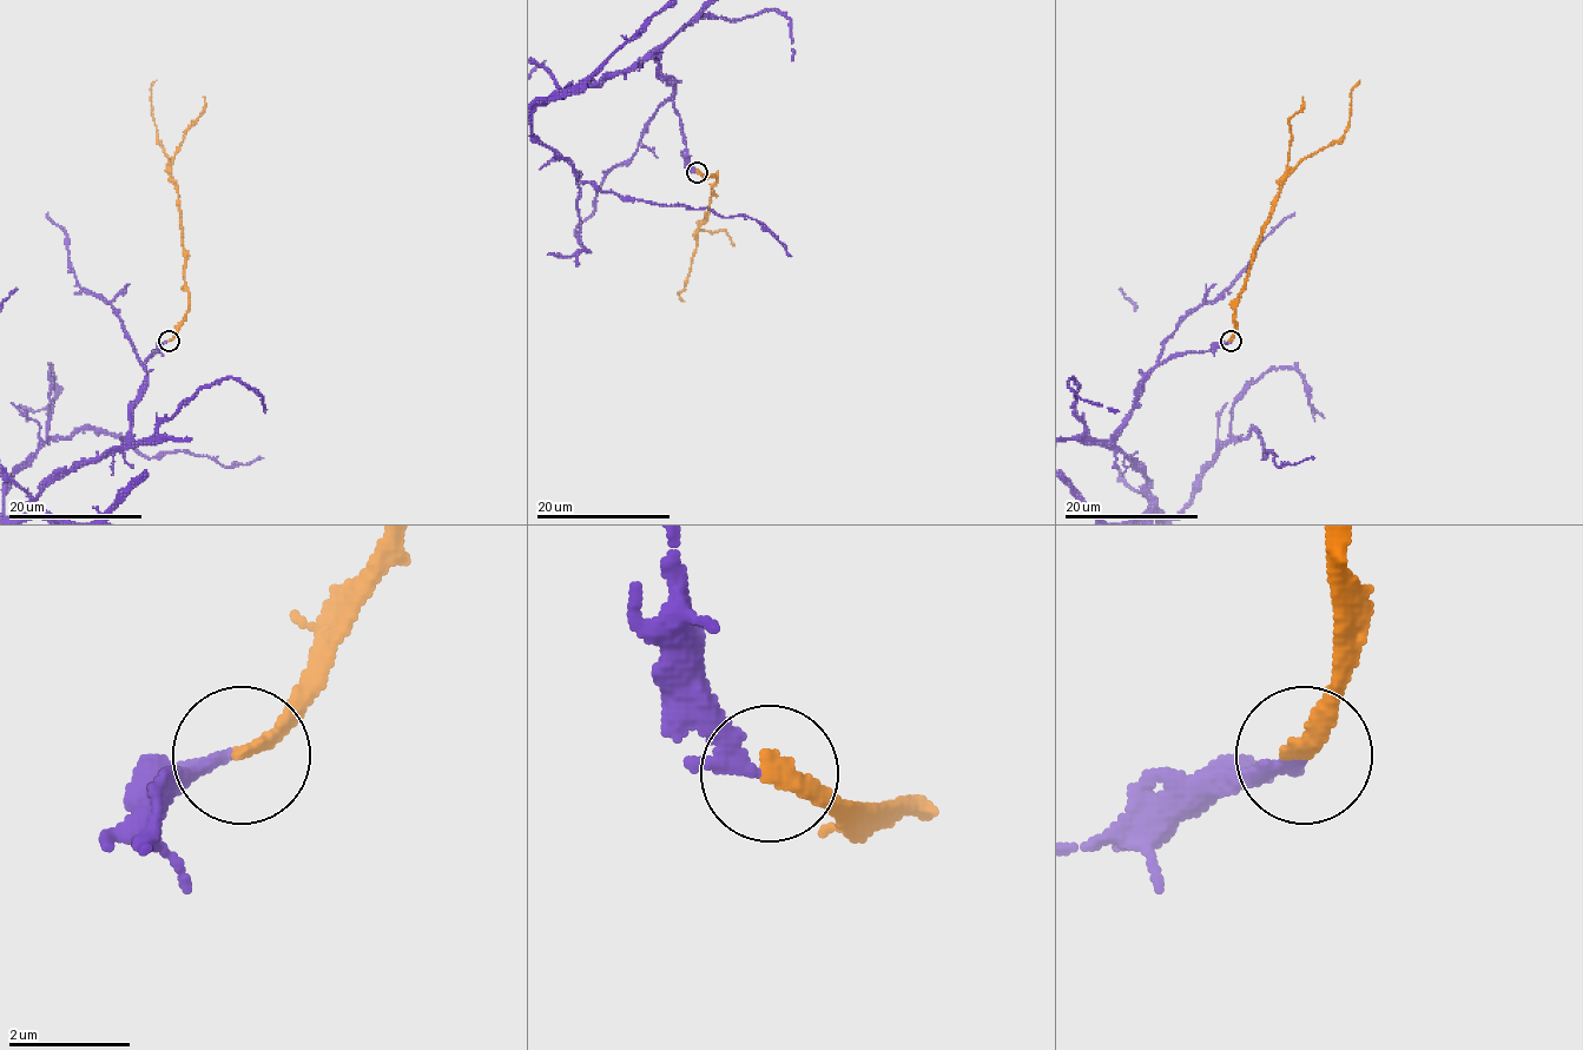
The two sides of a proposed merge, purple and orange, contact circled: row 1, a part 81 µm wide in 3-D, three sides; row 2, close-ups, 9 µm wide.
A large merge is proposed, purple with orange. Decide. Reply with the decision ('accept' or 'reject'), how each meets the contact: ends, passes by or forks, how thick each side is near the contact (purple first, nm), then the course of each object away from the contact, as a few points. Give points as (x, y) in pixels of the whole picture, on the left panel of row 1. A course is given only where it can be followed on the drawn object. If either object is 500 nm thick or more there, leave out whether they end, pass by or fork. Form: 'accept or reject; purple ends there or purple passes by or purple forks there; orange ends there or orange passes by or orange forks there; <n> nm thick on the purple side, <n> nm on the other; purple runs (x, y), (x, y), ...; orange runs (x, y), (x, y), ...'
accept; purple passes by; orange ends there; 180 nm thick on the purple side, 280 nm on the other; orange runs (167, 341), (188, 309), (188, 299), (176, 184), (170, 173), (151, 112), (151, 85), (156, 80)

